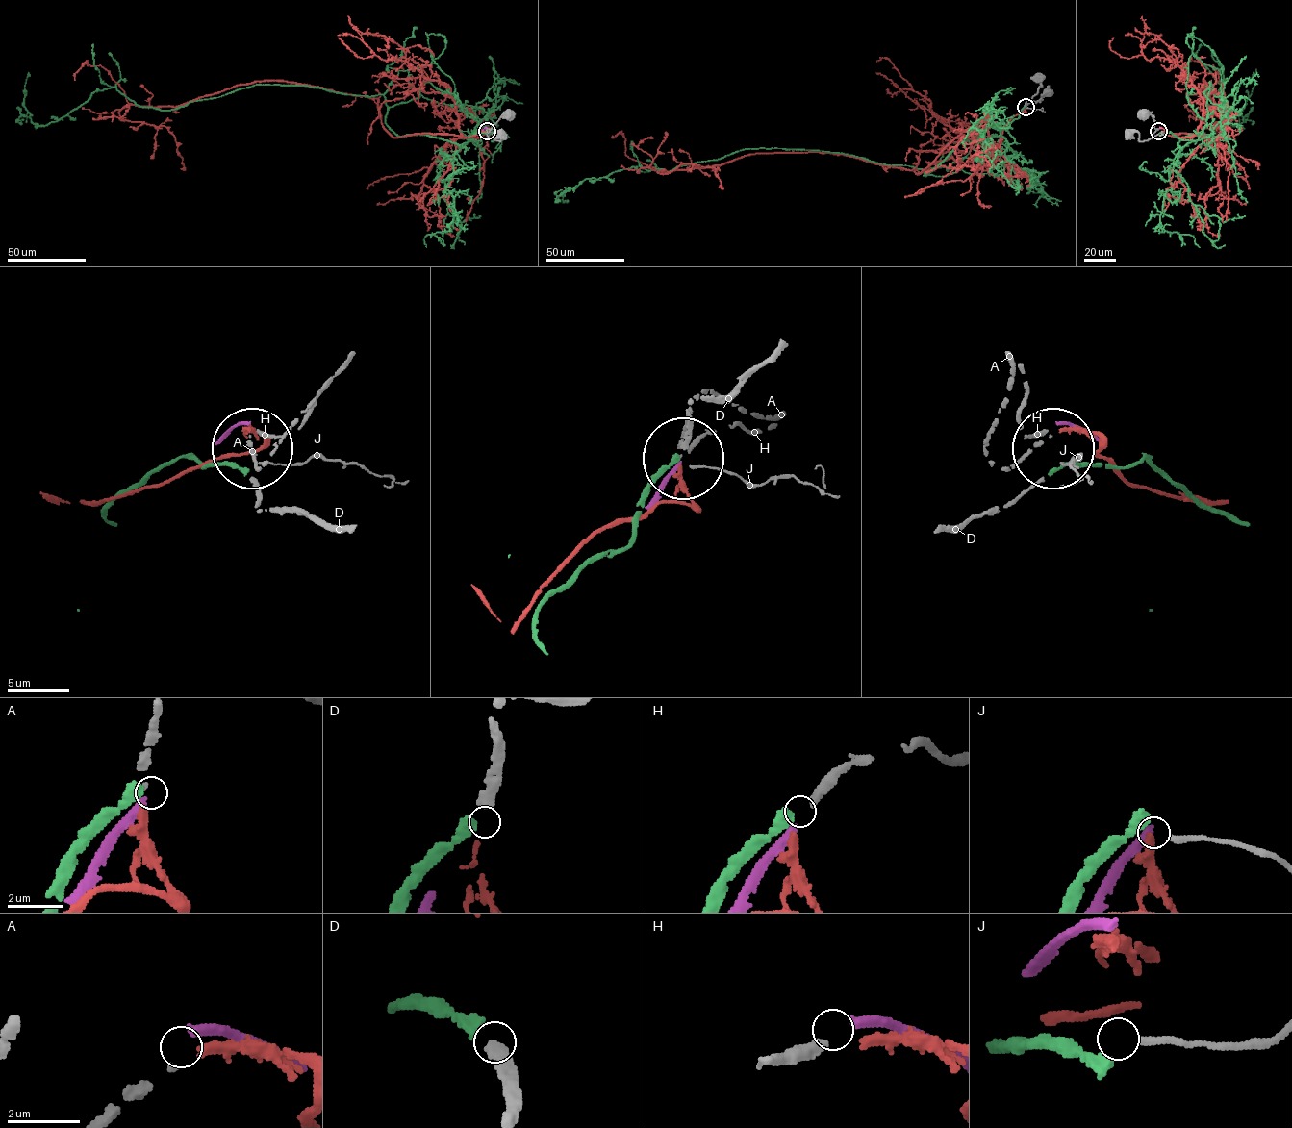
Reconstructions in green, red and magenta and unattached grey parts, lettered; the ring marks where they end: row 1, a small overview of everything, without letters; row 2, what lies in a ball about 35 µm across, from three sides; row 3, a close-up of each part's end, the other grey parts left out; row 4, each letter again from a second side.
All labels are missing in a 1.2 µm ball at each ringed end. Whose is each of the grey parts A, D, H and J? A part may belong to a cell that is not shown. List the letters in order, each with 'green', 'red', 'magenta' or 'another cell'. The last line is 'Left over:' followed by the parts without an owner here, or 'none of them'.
A: red
D: green
H: magenta
J: another cell
Left over: J

